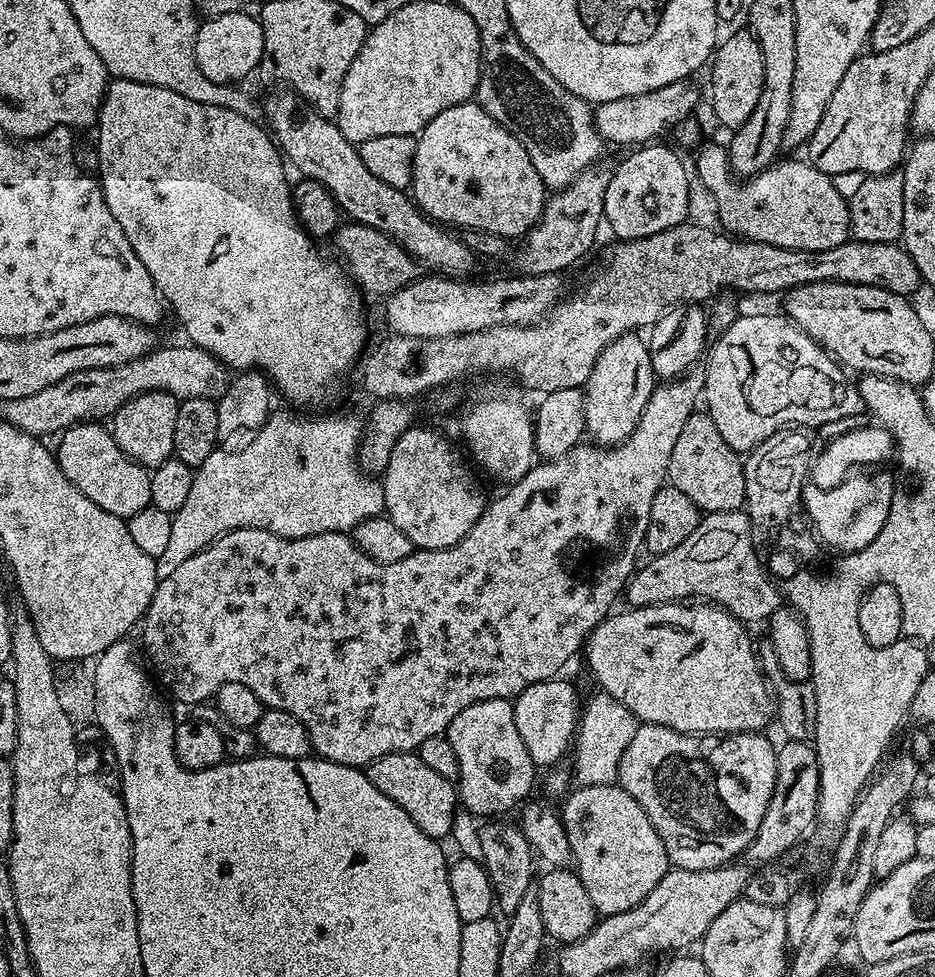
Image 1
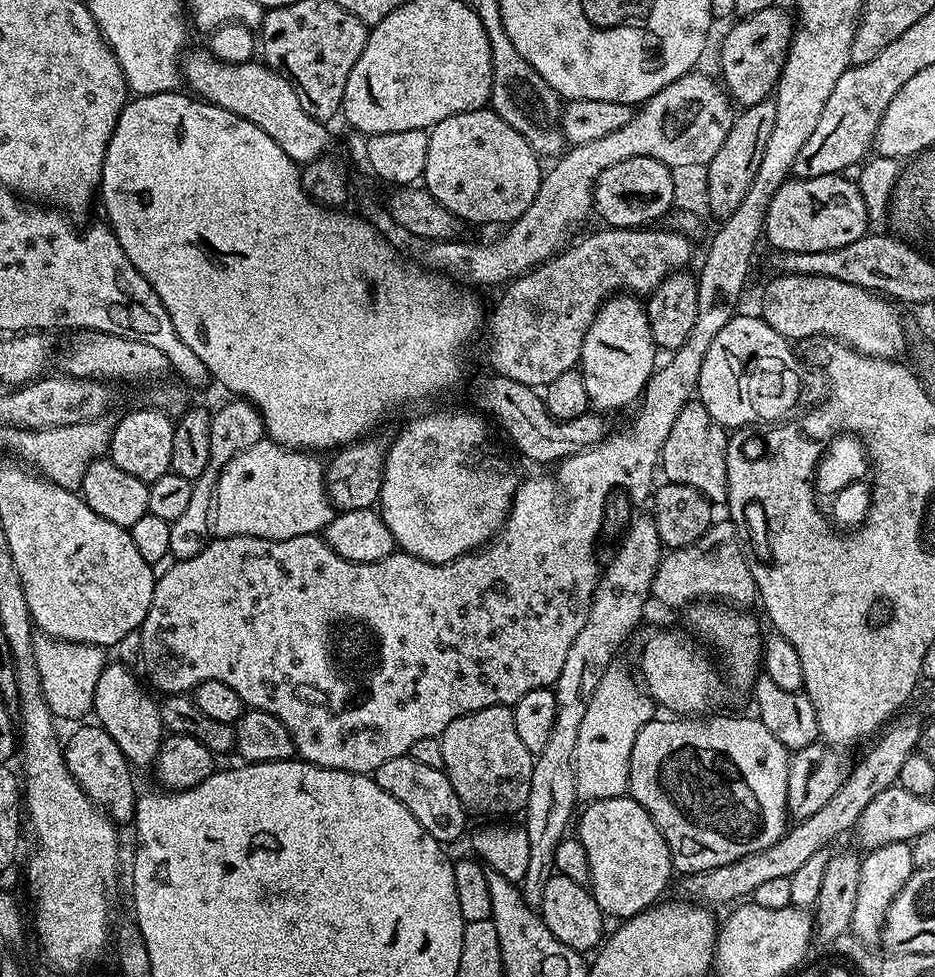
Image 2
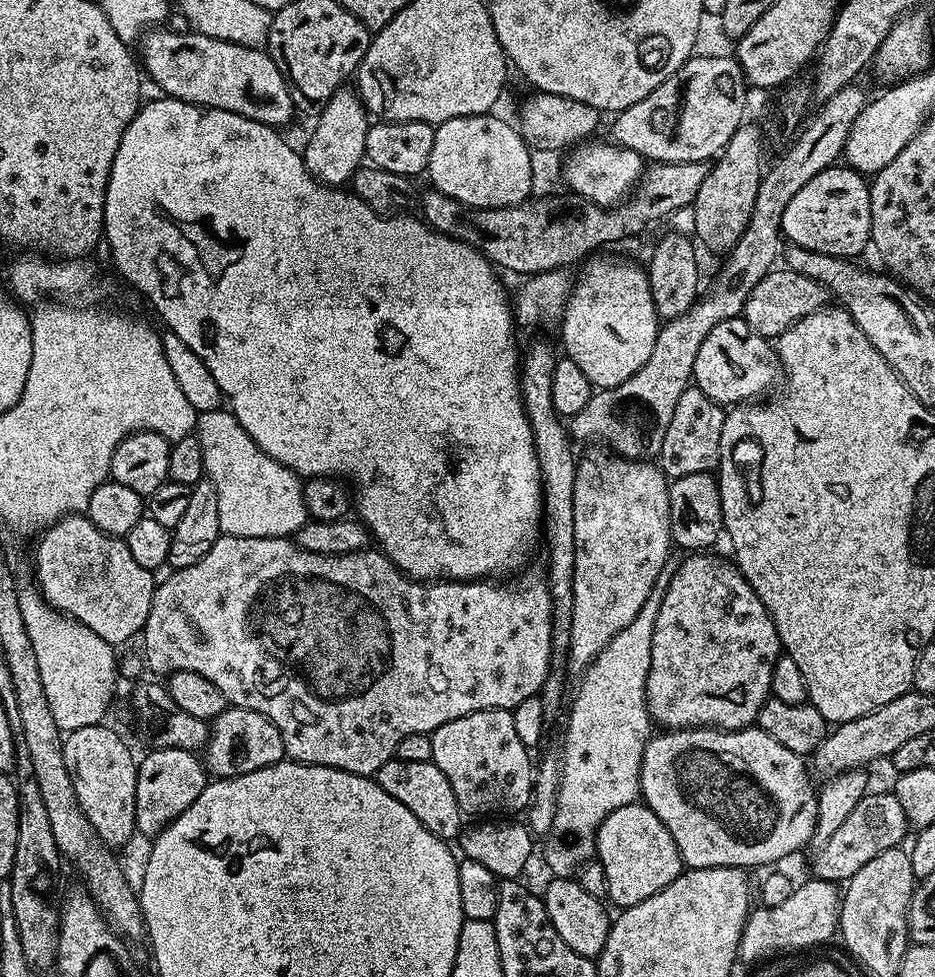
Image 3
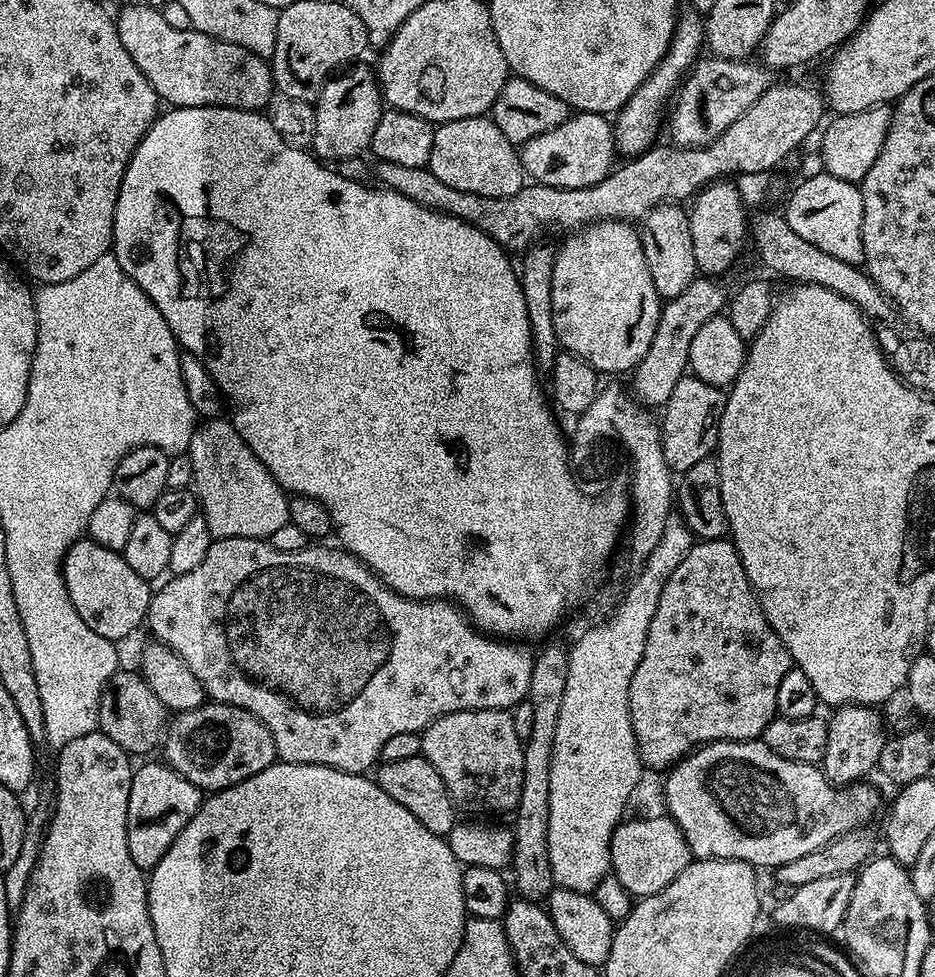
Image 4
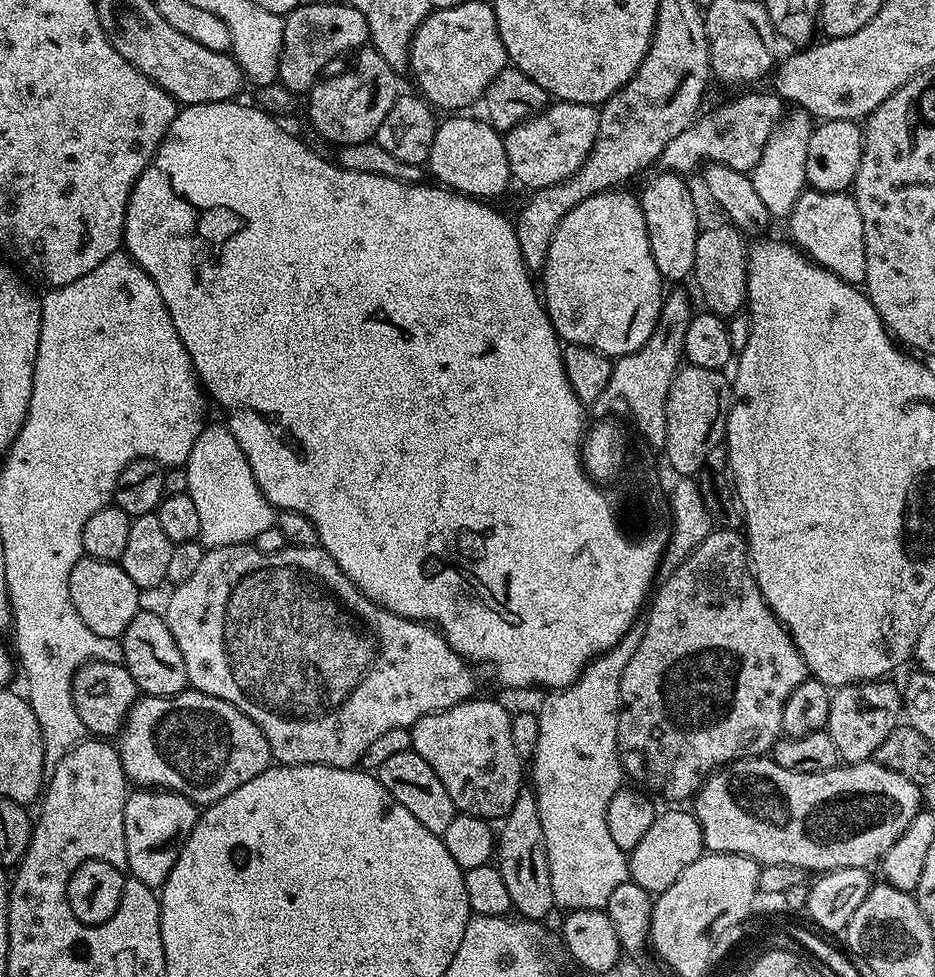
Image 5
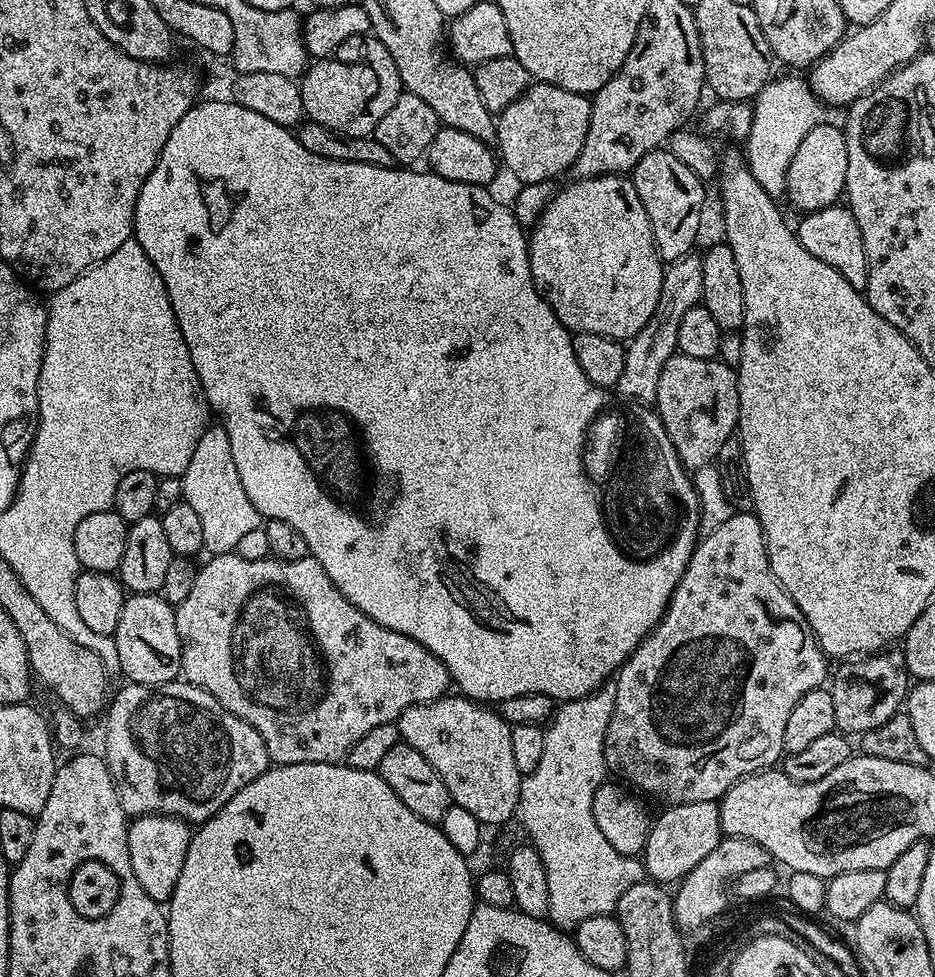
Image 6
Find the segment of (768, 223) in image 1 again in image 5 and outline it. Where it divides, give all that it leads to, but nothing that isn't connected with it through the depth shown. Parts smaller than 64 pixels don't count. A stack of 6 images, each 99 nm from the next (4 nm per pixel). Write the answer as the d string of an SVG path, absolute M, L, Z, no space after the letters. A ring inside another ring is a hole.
M805 190L800 193L786 224L792 231L791 239L795 246L809 260L821 264L847 284L863 285L866 278L866 242L862 234L862 214L858 214L855 195Z

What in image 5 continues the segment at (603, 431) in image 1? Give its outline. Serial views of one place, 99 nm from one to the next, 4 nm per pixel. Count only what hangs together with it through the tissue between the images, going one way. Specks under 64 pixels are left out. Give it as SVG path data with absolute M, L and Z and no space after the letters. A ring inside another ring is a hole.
M628 190L599 192L578 202L578 206L574 206L574 210L570 210L566 214L566 218L562 218L562 222L558 222L558 226L554 230L554 238L550 242L550 254L546 258L546 266L542 273L542 279L544 279L542 299L544 307L548 309L548 317L557 336L564 344L577 344L593 348L609 358L619 358L631 352L637 352L648 341L648 333L656 328L656 324L660 320L660 307L663 306L666 295L666 288L663 288L665 285L662 283L658 266L654 266L654 254L650 254L650 238L646 234L646 218L640 209L640 201L635 195L631 196L630 193L624 191Z

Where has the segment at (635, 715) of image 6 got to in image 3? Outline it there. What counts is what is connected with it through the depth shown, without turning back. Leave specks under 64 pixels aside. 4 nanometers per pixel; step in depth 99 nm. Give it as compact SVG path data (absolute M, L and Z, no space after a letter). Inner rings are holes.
M688 554L676 568L672 577L667 577L668 584L664 588L664 597L658 606L658 614L654 618L654 642L650 644L650 674L646 678L646 706L648 714L661 729L675 730L678 728L722 728L733 732L756 724L756 716L762 706L770 699L774 666L782 654L778 630L756 591L749 586L746 578L735 563L719 560L712 554Z

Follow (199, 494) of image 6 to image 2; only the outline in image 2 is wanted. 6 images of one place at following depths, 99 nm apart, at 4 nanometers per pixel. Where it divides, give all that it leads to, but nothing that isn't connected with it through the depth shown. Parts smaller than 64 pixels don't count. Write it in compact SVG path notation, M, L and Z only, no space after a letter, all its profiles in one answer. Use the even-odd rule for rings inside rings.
M263 438L256 445L238 452L222 470L216 486L211 527L215 531L217 528L220 536L257 536L267 540L285 540L323 533L334 515L332 498L328 494L328 487L324 485L325 471L325 461L319 455L308 450L283 448L273 440Z

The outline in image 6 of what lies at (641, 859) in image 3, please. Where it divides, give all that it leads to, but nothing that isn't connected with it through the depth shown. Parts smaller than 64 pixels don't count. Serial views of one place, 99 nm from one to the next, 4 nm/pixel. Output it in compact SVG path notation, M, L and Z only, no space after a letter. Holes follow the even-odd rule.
M717 801L710 802L690 802L689 804L673 804L665 807L660 817L651 821L648 830L648 841L642 853L642 863L645 873L653 881L661 885L668 886L671 880L679 882L683 880L684 875L714 846L718 846L722 839L720 831L720 806Z

